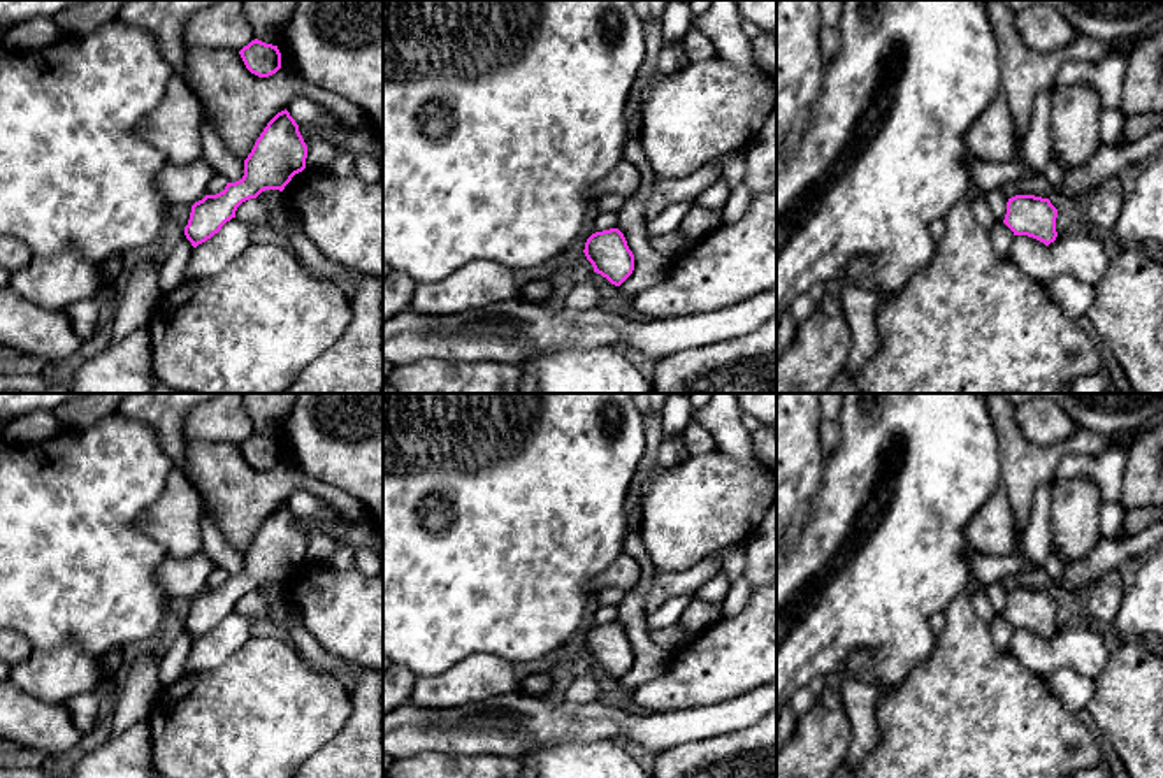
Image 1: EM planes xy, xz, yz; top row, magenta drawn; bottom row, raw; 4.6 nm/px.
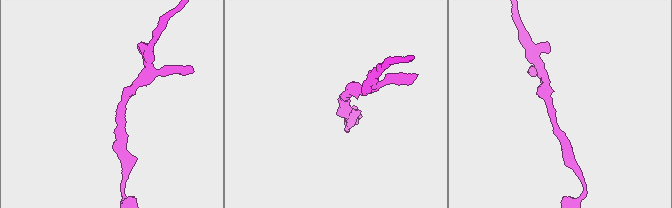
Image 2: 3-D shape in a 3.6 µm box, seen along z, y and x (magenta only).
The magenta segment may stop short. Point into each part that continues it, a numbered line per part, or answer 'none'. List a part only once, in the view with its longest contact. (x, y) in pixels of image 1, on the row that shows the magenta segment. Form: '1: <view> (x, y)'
none

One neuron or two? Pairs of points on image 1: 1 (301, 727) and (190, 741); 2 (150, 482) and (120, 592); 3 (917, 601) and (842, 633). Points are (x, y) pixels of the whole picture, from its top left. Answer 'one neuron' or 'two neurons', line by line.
1: one neuron
2: one neuron
3: one neuron

